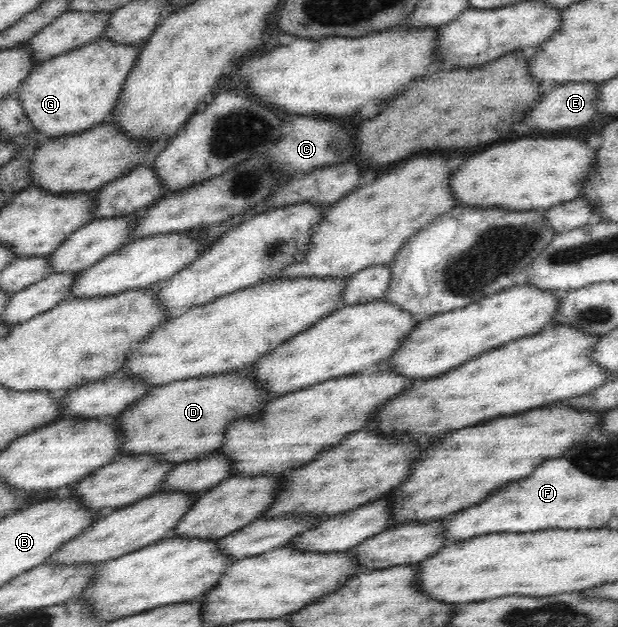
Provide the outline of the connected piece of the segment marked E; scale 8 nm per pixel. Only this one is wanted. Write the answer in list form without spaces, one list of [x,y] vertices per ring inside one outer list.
[[[569,82],[543,97],[527,115],[535,129],[561,131],[569,127],[587,125],[597,117],[599,84],[597,82]]]

